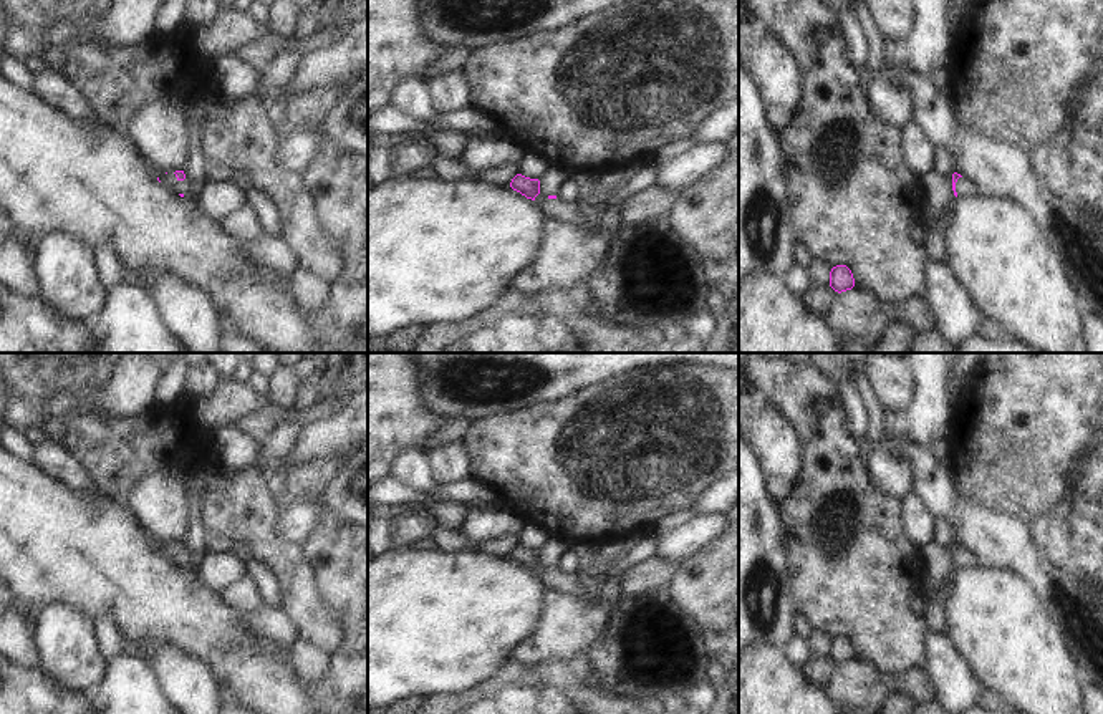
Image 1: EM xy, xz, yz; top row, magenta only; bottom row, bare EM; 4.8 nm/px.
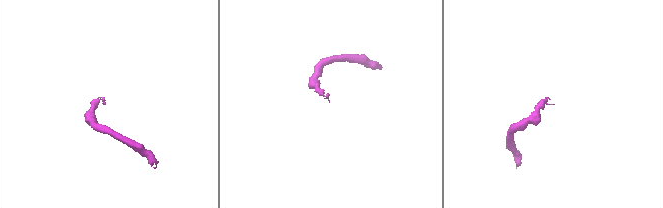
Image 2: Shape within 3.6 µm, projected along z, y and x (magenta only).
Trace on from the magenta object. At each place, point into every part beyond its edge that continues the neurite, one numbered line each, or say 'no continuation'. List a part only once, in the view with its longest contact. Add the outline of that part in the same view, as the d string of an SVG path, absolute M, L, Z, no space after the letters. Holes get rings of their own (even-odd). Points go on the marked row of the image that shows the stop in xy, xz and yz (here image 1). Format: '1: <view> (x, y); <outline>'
1: yz (964, 188); M962 176L956 182L956 192L957 192L959 199L966 199L966 197L979 194L980 191L979 191L979 186L974 181Z

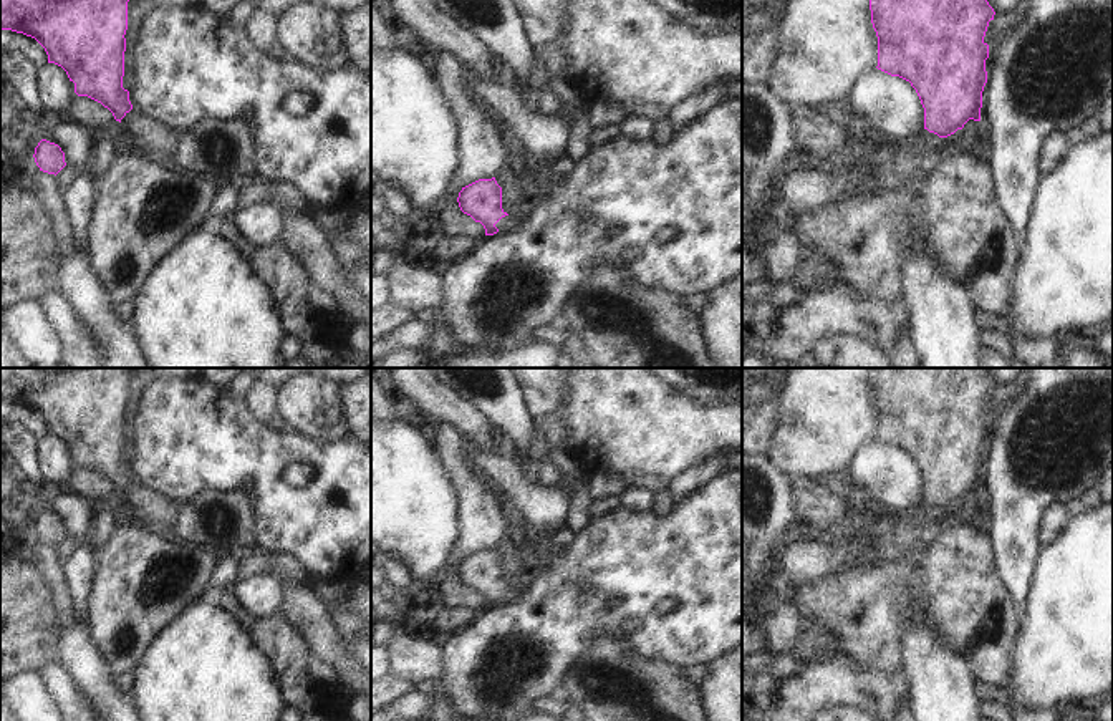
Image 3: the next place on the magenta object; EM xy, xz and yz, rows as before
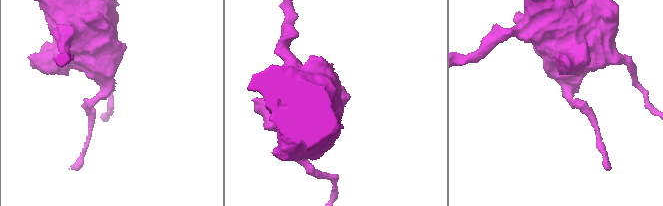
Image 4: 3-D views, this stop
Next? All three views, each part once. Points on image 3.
1: xz (507, 222); M505 215L502 217L495 227L499 229L499 232L505 232L505 230L510 230L510 229L515 229L518 224L522 222L520 215Z

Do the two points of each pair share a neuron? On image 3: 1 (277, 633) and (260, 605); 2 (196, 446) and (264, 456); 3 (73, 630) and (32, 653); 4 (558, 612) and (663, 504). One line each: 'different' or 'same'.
1: different
2: same
3: different
4: different

